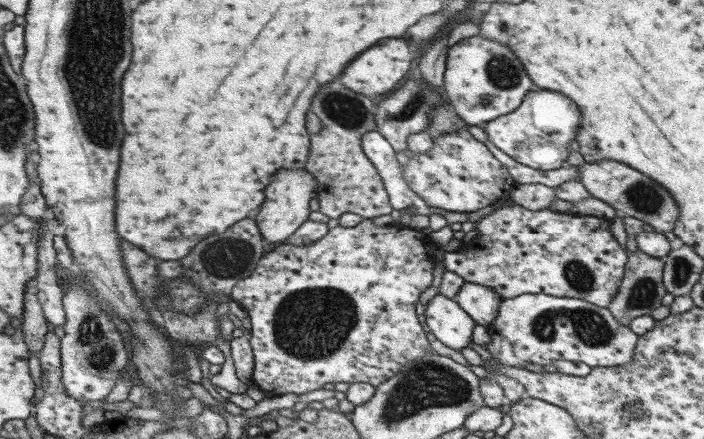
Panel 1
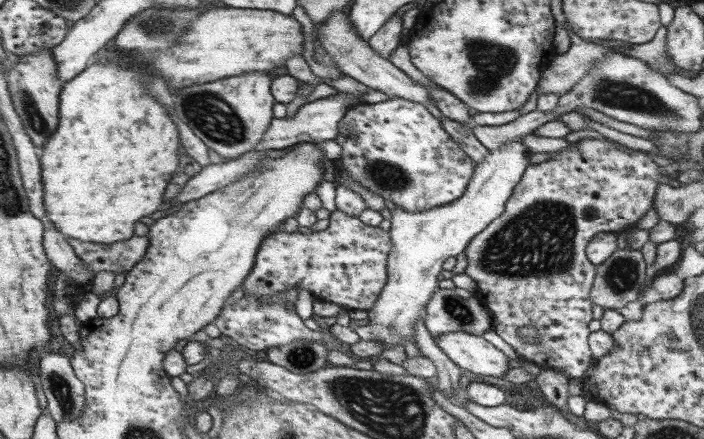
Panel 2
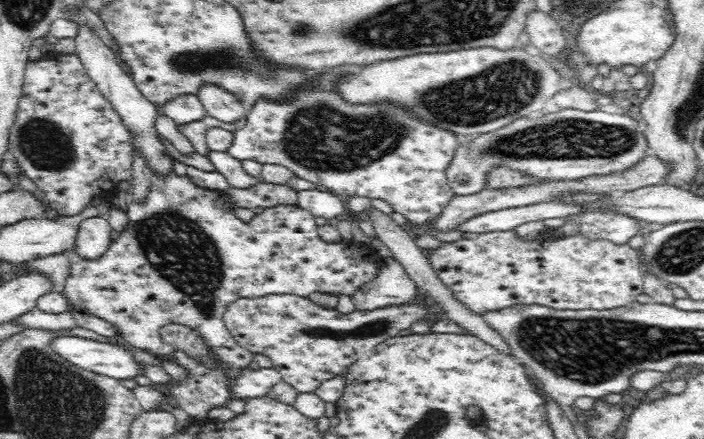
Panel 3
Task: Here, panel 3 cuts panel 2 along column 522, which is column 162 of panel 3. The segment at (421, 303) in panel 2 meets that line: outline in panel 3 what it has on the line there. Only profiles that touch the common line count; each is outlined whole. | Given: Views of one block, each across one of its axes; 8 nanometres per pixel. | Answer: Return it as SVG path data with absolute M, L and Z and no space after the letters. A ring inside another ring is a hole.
M76 24L79 28L75 36L75 55L81 60L85 74L96 84L101 96L115 108L116 114L124 122L124 127L127 127L128 134L132 136L132 147L137 148L147 158L153 174L163 175L164 172L171 172L173 158L166 152L166 147L160 141L160 136L155 129L155 120L158 116L156 105L142 95L128 73L125 73L118 64L114 52L101 40L96 31L92 30L90 25Z

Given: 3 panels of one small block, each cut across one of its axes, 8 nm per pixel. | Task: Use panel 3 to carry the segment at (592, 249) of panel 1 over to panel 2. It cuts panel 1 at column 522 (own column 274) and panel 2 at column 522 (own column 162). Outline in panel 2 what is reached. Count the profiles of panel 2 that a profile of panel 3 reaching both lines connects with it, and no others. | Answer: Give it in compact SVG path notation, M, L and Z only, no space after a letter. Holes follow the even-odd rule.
M582 138L576 143L573 143L566 149L561 149L551 153L551 158L527 166L525 172L521 176L519 183L513 188L513 194L506 200L505 210L492 223L487 225L486 229L475 235L473 241L465 248L465 256L467 264L463 272L473 280L476 284L474 295L478 296L485 308L488 308L492 315L492 331L496 332L523 360L532 361L542 369L553 369L561 374L564 374L568 379L579 377L583 379L583 372L591 368L591 353L587 346L587 324L591 320L591 304L589 302L579 302L579 300L587 300L590 297L590 288L596 281L597 267L591 264L591 261L584 257L586 244L590 242L599 233L621 232L623 226L637 222L651 206L653 194L656 194L655 188L659 184L659 170L657 164L649 158L647 153L641 153L633 149L614 146L607 139L598 140L592 138ZM530 326L537 329L536 338L532 342L526 342L521 335L519 329Z

